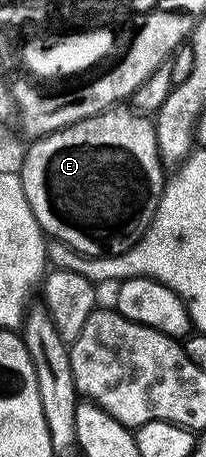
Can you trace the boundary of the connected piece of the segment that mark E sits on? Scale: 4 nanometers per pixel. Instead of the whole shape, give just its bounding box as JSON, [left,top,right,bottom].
[20,105,167,259]

